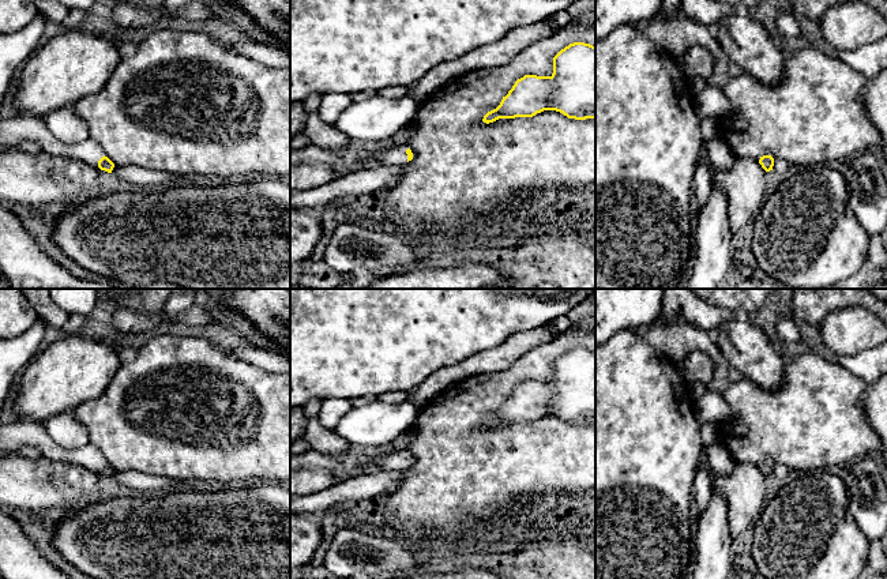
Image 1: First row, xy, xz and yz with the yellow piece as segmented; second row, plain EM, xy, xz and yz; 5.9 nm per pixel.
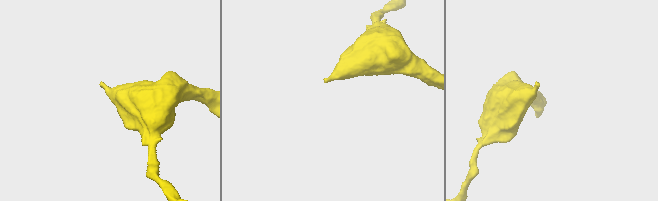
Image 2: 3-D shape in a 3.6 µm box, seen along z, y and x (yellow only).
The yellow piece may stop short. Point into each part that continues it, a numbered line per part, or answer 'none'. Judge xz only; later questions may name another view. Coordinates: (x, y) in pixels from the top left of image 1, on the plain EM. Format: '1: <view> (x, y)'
1: xz (391, 462)

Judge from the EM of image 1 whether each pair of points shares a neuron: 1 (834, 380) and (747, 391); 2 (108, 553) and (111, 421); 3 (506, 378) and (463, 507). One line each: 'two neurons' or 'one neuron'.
1: one neuron
2: two neurons
3: one neuron

